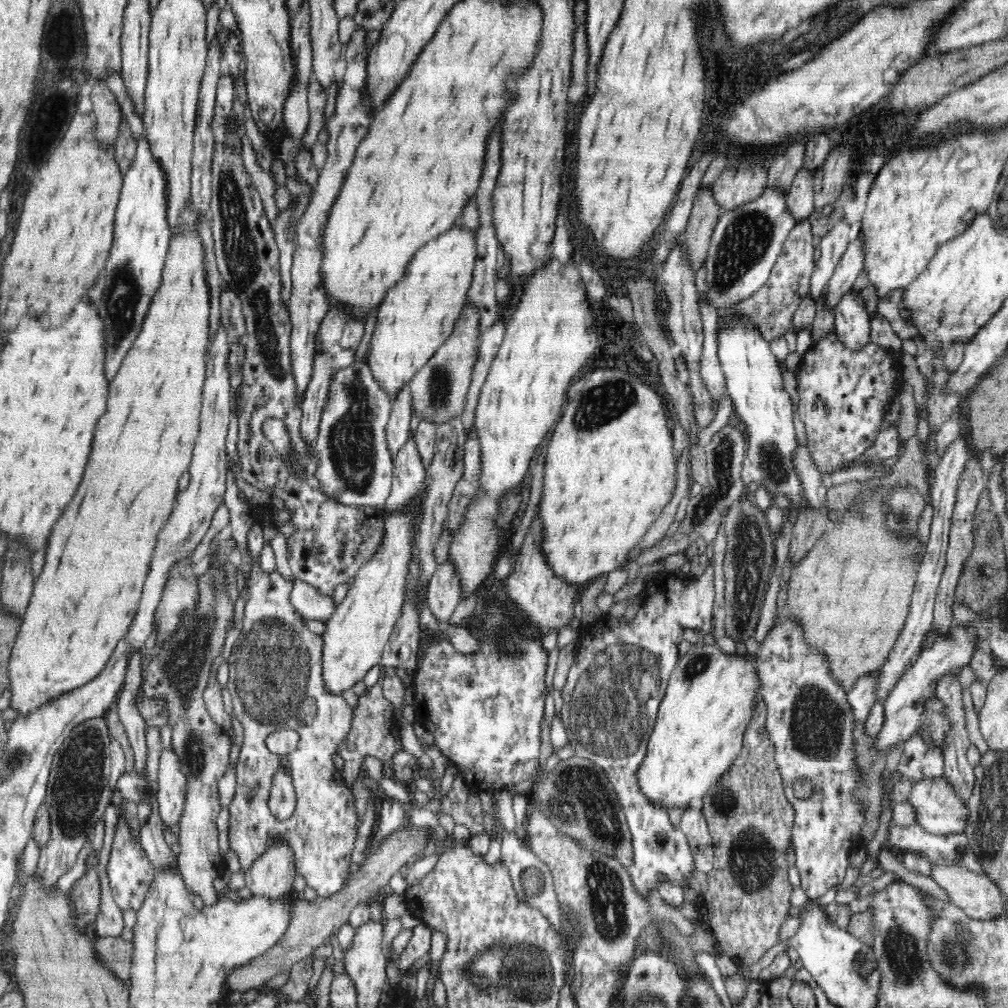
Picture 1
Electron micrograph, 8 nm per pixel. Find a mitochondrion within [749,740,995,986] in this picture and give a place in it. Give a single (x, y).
(955, 952)

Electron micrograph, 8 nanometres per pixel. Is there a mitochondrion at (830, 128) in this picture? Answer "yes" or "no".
no

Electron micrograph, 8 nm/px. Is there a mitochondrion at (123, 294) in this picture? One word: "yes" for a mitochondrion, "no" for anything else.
yes

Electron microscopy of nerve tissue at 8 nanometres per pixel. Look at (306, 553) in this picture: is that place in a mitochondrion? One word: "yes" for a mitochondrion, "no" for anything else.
no

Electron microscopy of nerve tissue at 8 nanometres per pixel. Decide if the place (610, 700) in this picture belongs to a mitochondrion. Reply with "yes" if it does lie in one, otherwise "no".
yes

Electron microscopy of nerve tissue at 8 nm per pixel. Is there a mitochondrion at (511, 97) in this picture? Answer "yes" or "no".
no

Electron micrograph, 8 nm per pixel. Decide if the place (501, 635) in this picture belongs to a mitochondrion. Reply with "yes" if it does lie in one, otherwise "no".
yes

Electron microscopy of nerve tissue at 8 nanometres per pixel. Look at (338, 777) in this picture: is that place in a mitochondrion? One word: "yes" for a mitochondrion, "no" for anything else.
no

